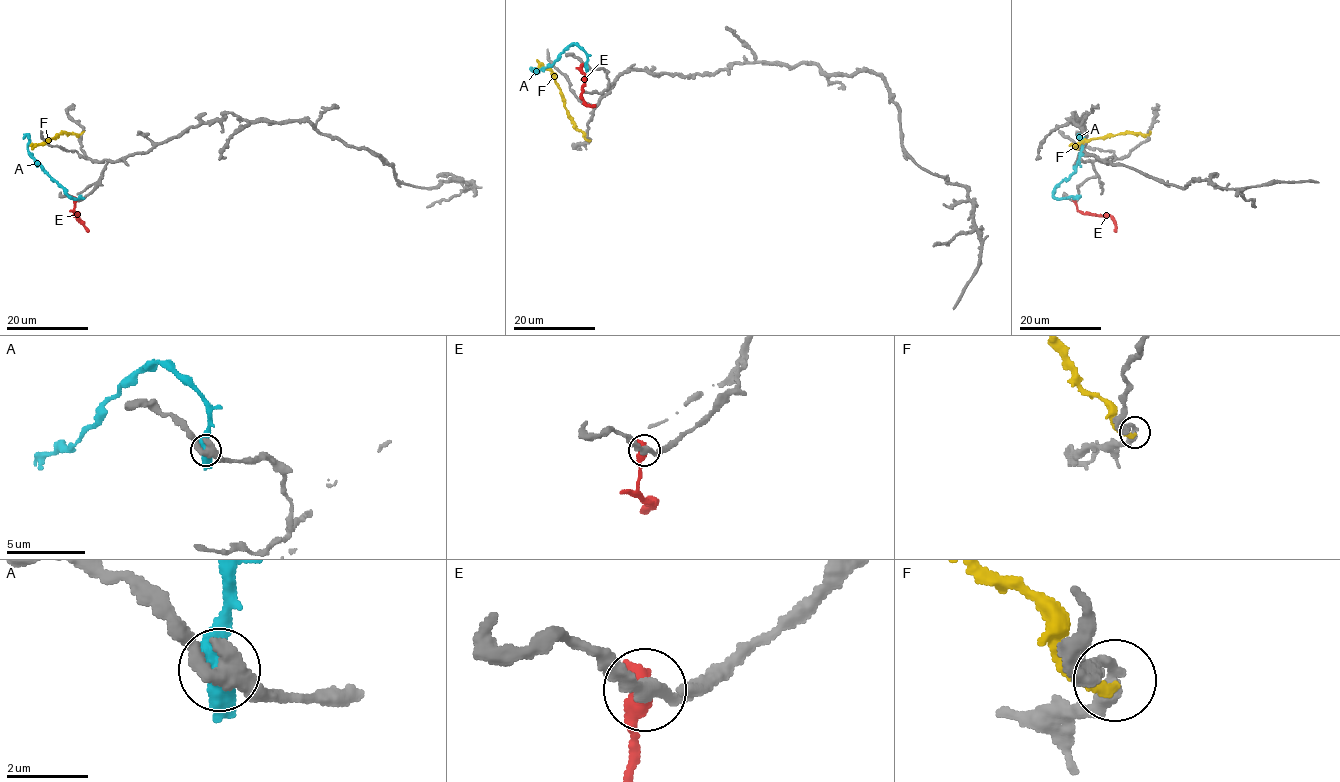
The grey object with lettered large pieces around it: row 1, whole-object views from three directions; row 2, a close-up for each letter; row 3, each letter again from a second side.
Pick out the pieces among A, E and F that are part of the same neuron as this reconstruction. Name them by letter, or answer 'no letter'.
no letter

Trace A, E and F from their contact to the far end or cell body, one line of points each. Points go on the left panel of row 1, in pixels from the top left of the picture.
A: (80, 198), (72, 198), (45, 172), (28, 150), (26, 136), (23, 139)
E: (75, 199), (75, 216), (89, 231)
F: (84, 130), (78, 135), (59, 134), (44, 144), (30, 146)

